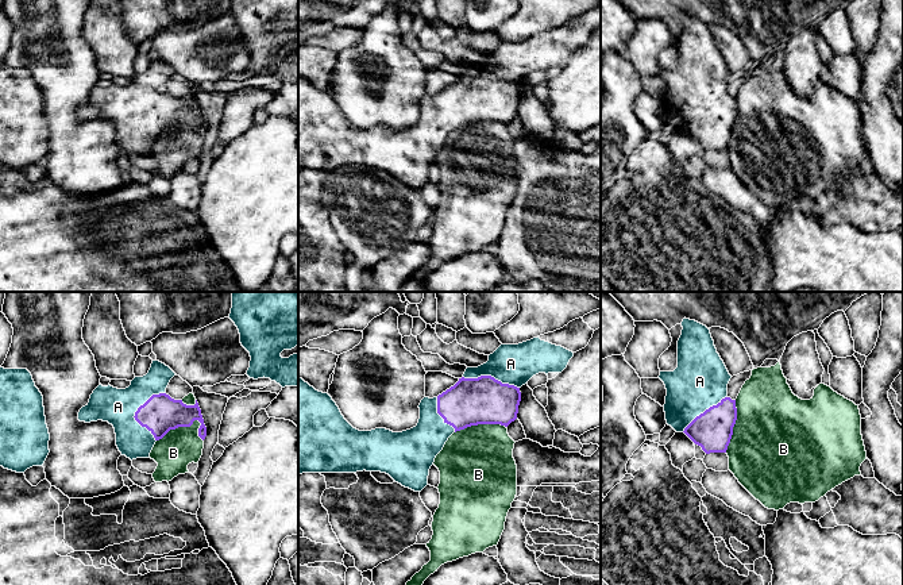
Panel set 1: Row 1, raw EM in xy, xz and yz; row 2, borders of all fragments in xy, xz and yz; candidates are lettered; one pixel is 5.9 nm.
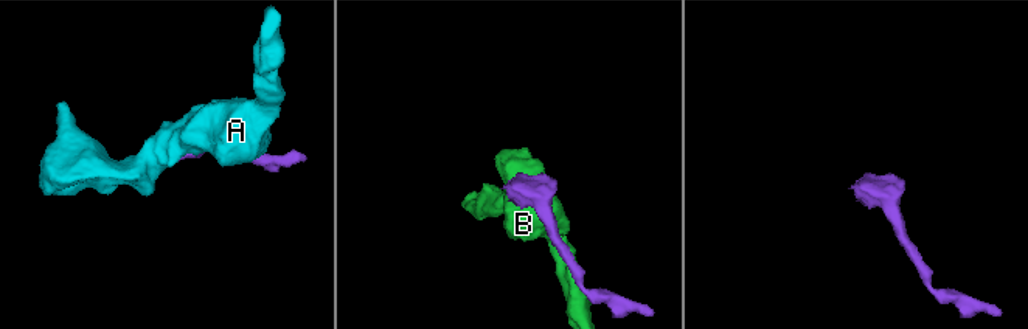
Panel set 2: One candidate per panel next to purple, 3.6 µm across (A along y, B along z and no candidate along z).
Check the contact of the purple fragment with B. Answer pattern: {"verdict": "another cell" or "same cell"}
{"verdict": "another cell"}

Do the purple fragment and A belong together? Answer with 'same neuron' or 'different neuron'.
same neuron

